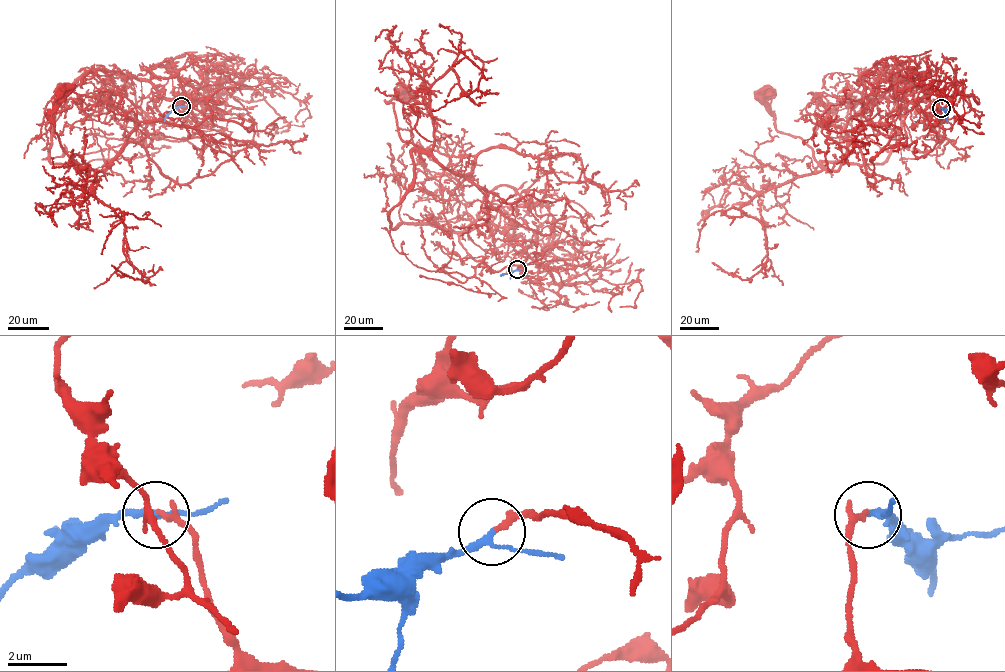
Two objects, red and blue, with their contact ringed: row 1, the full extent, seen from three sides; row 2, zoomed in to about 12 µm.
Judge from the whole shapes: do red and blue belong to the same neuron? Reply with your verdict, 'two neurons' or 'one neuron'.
one neuron

